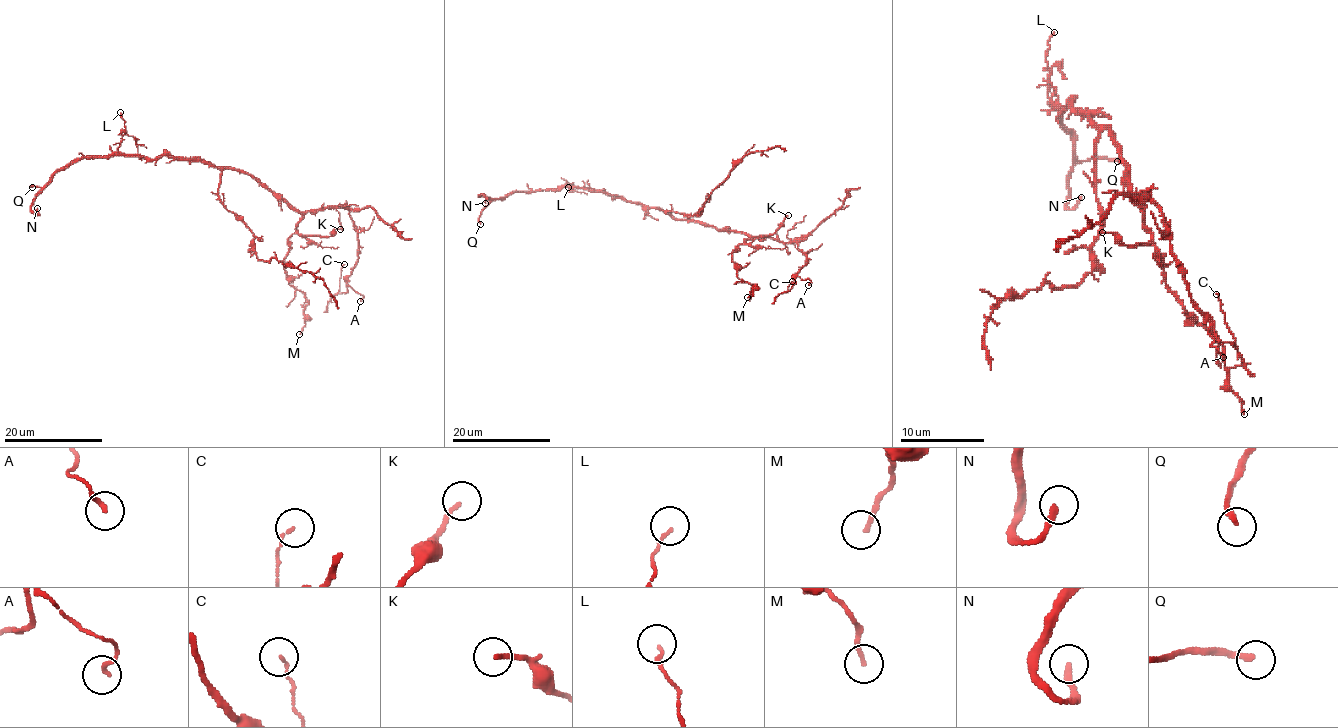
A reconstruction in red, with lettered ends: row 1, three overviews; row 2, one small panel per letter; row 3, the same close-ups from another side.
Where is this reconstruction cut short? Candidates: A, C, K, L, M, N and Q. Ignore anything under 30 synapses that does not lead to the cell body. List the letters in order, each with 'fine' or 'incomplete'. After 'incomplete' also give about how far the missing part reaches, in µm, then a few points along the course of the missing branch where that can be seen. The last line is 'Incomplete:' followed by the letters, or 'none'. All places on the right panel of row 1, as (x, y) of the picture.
A: fine
C: fine
K: fine
L: fine
M: fine
N: incomplete; about 120 µm are missing
Q: incomplete; about 90 µm are missing
Incomplete: N, Q

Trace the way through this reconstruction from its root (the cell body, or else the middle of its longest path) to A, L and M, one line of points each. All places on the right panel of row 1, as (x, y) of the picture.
A: (1111, 131), (1130, 192), (1138, 203), (1149, 197), (1159, 209), (1189, 296), (1210, 323), (1212, 346), (1223, 357)
L: (1111, 131), (1069, 106), (1062, 112), (1047, 95), (1045, 55), (1054, 32)
M: (1111, 131), (1168, 289), (1220, 342), (1227, 380), (1244, 414)

